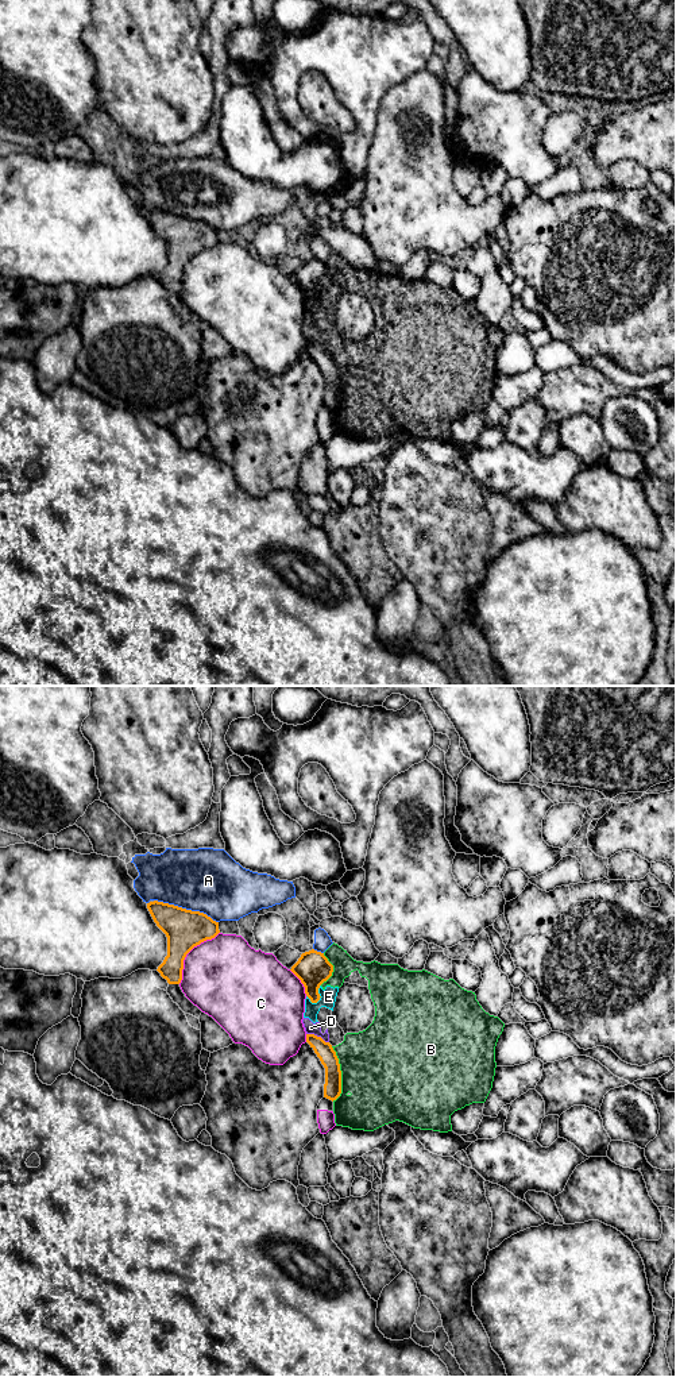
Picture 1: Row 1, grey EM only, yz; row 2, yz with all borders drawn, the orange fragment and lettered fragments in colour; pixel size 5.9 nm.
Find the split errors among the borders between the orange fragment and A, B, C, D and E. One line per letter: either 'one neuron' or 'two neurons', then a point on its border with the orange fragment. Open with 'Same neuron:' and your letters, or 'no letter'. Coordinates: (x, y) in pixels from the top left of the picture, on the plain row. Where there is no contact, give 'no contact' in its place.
Same neuron: no letter
A: two neurons; contact yz (185, 218)
B: two neurons; contact yz (340, 382)
C: two neurons; contact yz (188, 261)
D: two neurons; contact yz (316, 344)
E: two neurons; contact yz (319, 304)

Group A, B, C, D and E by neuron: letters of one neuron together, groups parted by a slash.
A / B D E / C

